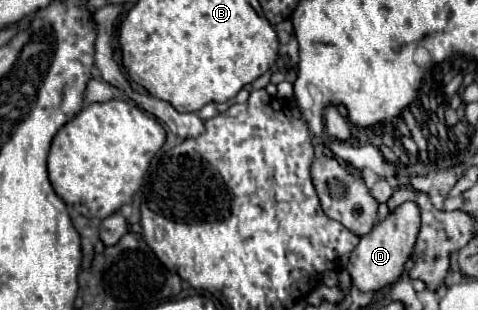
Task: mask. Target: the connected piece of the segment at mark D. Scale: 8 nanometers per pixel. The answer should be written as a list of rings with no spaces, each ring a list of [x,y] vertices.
[[[405,202],[395,212],[391,212],[387,220],[375,224],[375,228],[369,234],[361,236],[361,242],[351,252],[349,266],[347,266],[353,288],[357,288],[359,292],[379,292],[385,286],[395,284],[403,276],[407,260],[411,260],[415,252],[419,226],[421,220],[419,220],[417,204]]]

